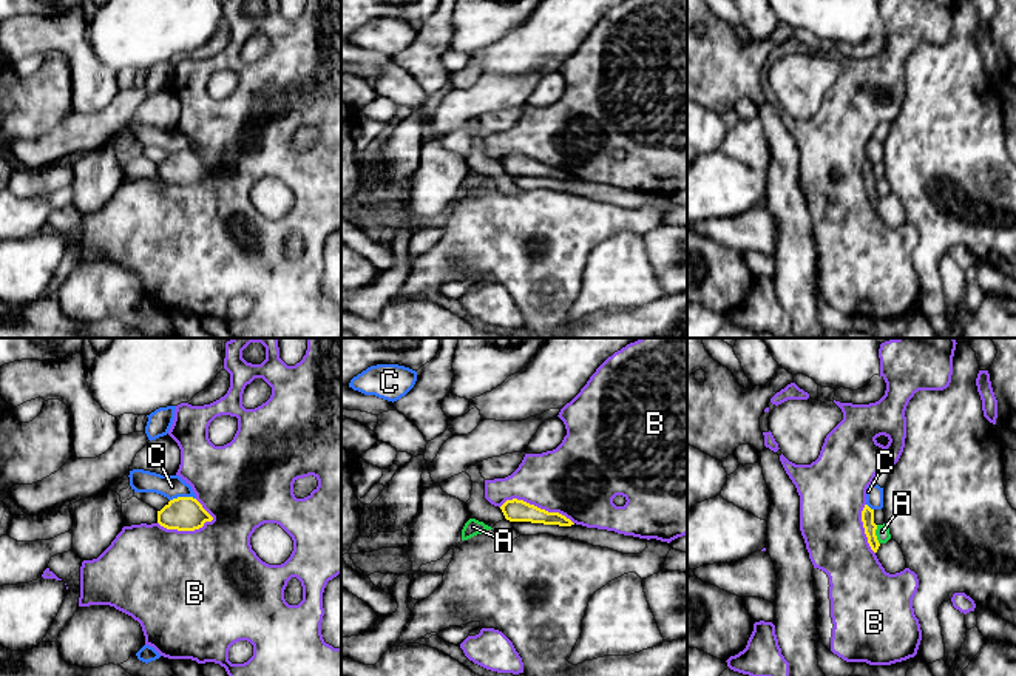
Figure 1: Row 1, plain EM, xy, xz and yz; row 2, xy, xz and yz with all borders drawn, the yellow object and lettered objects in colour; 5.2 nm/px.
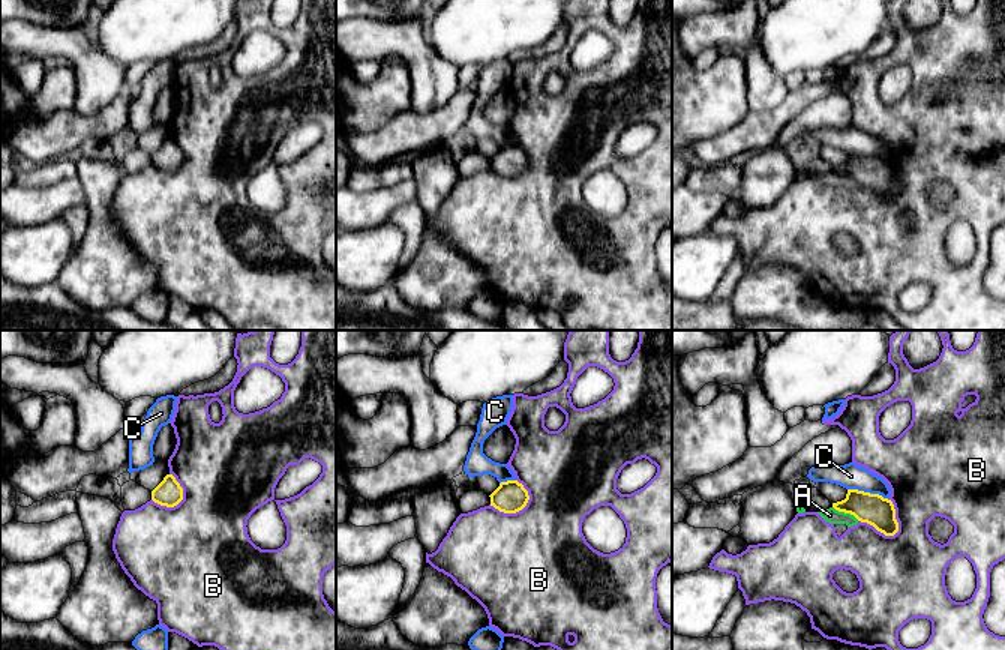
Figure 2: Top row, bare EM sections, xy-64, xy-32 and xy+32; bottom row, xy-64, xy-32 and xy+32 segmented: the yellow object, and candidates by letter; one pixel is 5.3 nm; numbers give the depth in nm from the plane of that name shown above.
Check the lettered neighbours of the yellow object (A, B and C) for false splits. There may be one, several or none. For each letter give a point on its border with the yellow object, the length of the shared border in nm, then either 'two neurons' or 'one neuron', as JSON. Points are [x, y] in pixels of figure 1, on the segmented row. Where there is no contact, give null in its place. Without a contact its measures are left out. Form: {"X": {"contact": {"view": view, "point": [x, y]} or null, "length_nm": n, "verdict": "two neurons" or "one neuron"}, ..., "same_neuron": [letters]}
{"A": {"contact": {"view": "yz", "point": [874, 534]}, "length_nm": 110, "verdict": "two neurons"}, "B": {"contact": {"view": "xy", "point": [186, 530]}, "length_nm": 300, "verdict": "two neurons"}, "C": {"contact": {"view": "xy", "point": [182, 497]}, "length_nm": 140, "verdict": "two neurons"}, "same_neuron": []}

